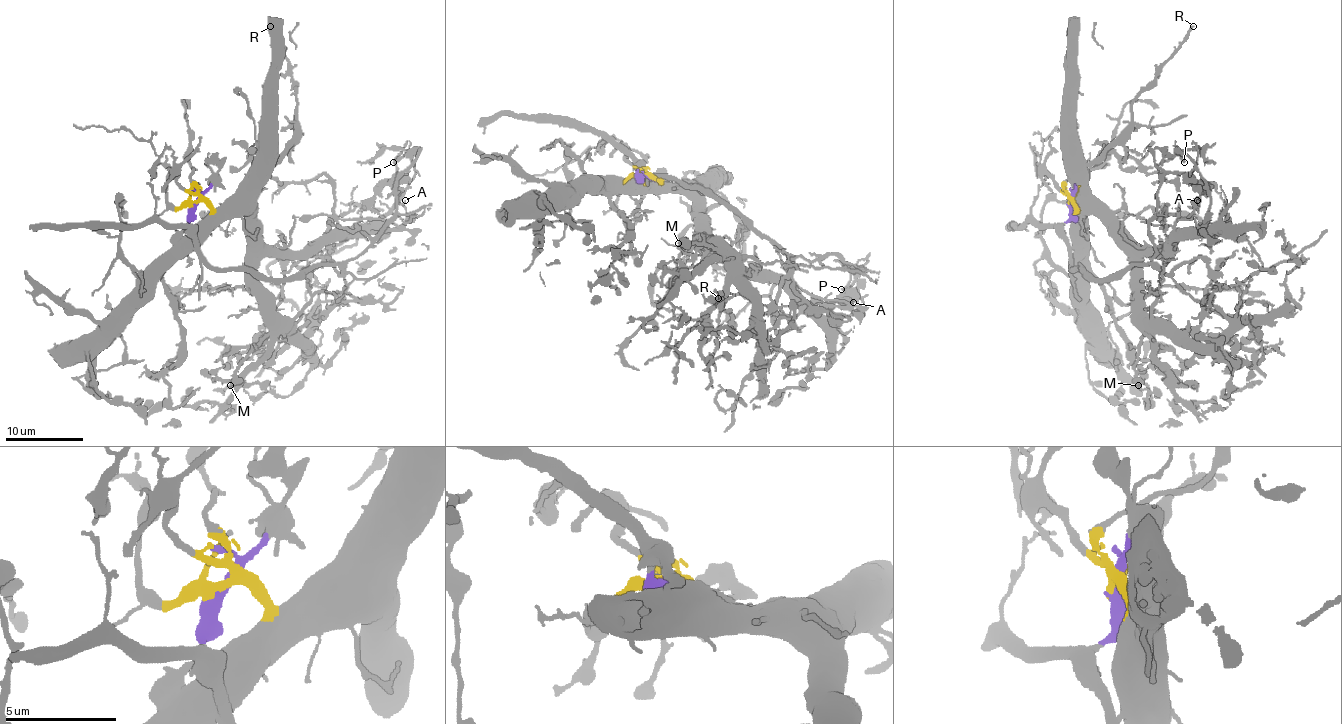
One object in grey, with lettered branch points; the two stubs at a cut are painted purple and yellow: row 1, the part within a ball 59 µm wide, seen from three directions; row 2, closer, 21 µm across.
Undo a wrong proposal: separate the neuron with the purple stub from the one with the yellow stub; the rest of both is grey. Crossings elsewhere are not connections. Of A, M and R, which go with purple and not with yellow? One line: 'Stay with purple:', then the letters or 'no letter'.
Stay with purple: A

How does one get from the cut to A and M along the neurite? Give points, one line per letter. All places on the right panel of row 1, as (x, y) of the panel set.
A: (1071, 202), (1071, 266), (1116, 278), (1151, 260), (1149, 221), (1168, 172), (1198, 200)
M: (1071, 202), (1078, 209), (1096, 213), (1125, 251), (1131, 264), (1131, 292), (1143, 333), (1135, 364), (1137, 386)

